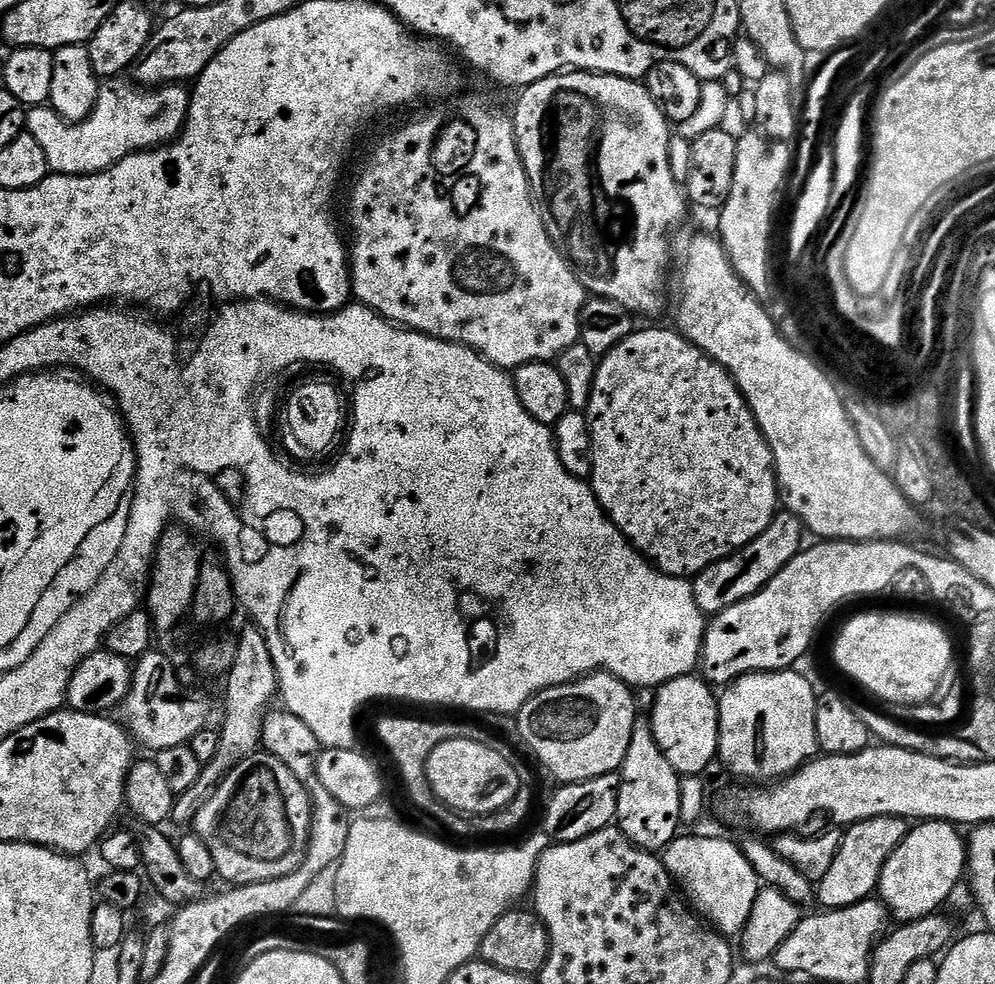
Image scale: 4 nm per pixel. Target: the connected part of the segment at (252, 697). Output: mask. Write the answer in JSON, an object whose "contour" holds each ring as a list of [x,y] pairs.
{"contour":[[[248,622],[235,639],[237,654],[233,666],[226,675],[228,685],[224,688],[224,721],[218,725],[218,750],[212,761],[201,767],[198,782],[194,782],[190,790],[177,795],[176,804],[172,807],[171,823],[191,825],[196,816],[198,802],[209,796],[224,776],[230,770],[234,770],[234,766],[241,764],[248,756],[257,755],[261,747],[264,719],[273,707],[272,699],[275,701],[278,696],[274,658],[270,654],[270,646],[266,642],[264,631],[256,627],[255,623]]]}

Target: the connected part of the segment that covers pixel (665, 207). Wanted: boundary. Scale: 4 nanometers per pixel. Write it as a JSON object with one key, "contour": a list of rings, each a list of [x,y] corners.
{"contour":[[[565,71],[563,74],[548,76],[544,80],[534,82],[529,88],[519,93],[520,101],[514,111],[516,125],[516,145],[518,154],[522,158],[522,166],[528,175],[528,185],[532,187],[532,200],[540,212],[542,222],[554,242],[554,246],[562,253],[568,265],[574,270],[578,282],[582,282],[585,293],[601,300],[616,302],[627,312],[656,312],[666,304],[666,277],[670,272],[670,248],[668,252],[668,231],[675,224],[684,220],[686,196],[682,185],[670,174],[670,142],[674,132],[670,121],[663,110],[656,104],[656,100],[648,92],[640,80],[628,80],[624,76],[606,76],[594,72]]]}

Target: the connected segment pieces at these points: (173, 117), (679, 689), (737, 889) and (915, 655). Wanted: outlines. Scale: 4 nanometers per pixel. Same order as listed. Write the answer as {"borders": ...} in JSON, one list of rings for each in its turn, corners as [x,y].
{"borders":[[[[112,78],[101,87],[94,110],[82,122],[70,124],[50,106],[32,106],[27,109],[26,130],[46,153],[49,173],[89,176],[135,152],[172,143],[184,129],[191,101],[189,89],[180,82],[147,88],[128,78]]],[[[696,674],[679,676],[660,685],[655,689],[654,696],[656,701],[652,704],[652,716],[650,715],[652,737],[654,742],[658,742],[658,750],[666,754],[666,762],[670,762],[670,766],[674,766],[681,777],[707,773],[707,768],[711,766],[712,760],[714,764],[720,751],[720,706],[713,685]]],[[[677,835],[662,853],[666,870],[671,874],[687,903],[715,931],[725,938],[739,937],[754,908],[761,881],[743,851],[728,840],[716,836]]],[[[864,612],[845,622],[844,629],[836,636],[832,656],[836,659],[837,666],[854,683],[861,684],[878,699],[885,700],[891,706],[911,706],[929,703],[941,691],[940,683],[952,664],[952,640],[932,620],[899,616],[896,612]]]]}

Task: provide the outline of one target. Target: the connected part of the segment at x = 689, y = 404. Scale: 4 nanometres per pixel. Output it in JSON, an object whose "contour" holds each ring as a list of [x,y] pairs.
{"contour":[[[644,328],[641,332],[640,329],[633,331],[631,336],[627,336],[617,348],[610,350],[597,363],[594,386],[586,409],[594,458],[590,483],[592,493],[598,498],[604,513],[611,518],[612,524],[637,552],[641,552],[667,576],[695,578],[702,570],[726,559],[754,538],[758,538],[758,534],[762,534],[762,530],[766,530],[766,526],[770,526],[772,519],[778,515],[776,463],[770,446],[754,414],[748,409],[739,386],[732,380],[732,375],[721,364],[711,360],[705,352],[695,348],[679,332],[668,328]]]}

